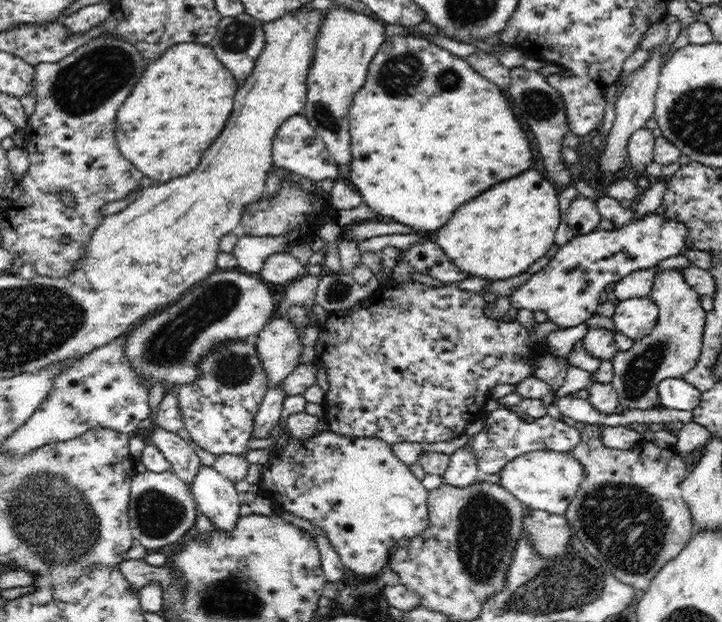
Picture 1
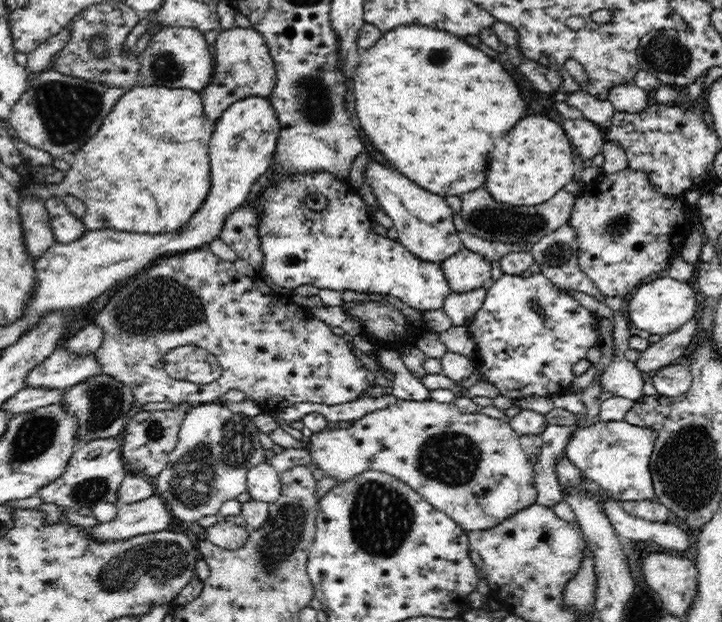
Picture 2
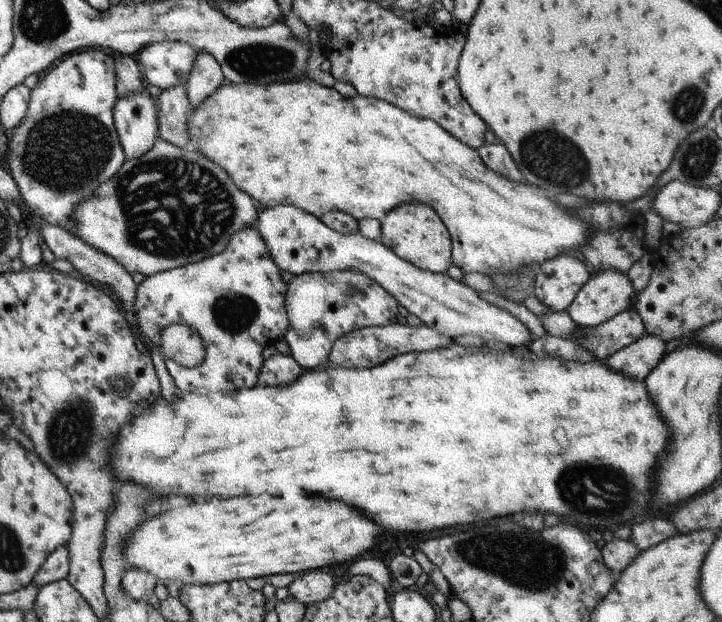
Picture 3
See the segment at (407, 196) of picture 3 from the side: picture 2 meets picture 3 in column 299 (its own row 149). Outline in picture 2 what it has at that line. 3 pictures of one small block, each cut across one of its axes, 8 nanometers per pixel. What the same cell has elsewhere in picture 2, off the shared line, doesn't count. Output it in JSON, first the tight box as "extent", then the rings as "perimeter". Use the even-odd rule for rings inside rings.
{"extent":[19,86,216,234],"perimeter":[[[164,86],[132,87],[116,103],[94,136],[96,140],[88,140],[69,158],[71,167],[62,182],[21,187],[19,193],[23,198],[44,202],[50,196],[62,199],[60,194],[78,197],[87,208],[82,219],[86,232],[110,228],[156,234],[184,226],[211,188],[206,150],[216,123],[205,115],[201,92]]]}

